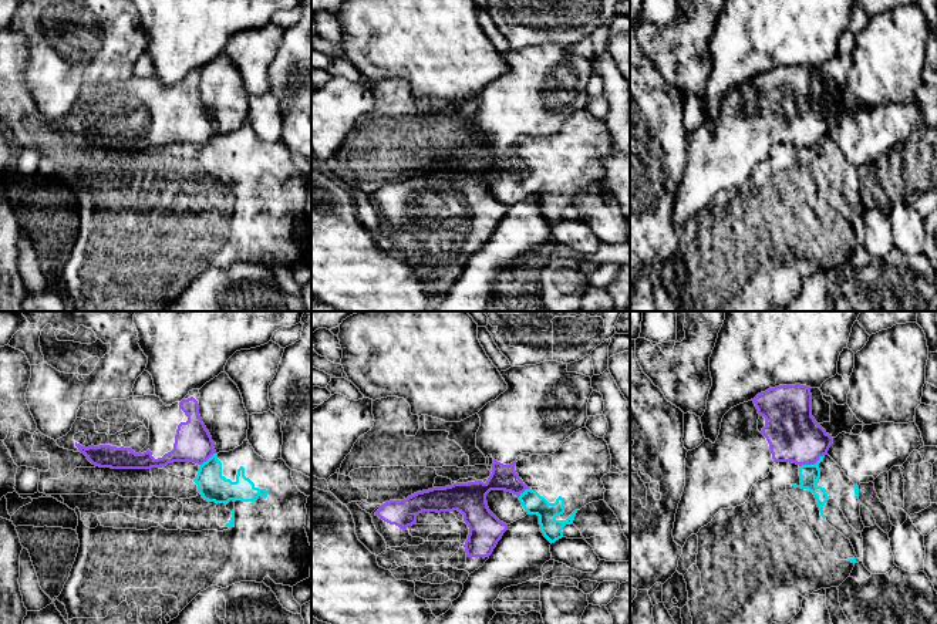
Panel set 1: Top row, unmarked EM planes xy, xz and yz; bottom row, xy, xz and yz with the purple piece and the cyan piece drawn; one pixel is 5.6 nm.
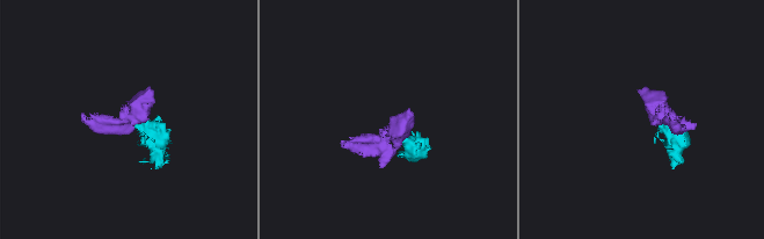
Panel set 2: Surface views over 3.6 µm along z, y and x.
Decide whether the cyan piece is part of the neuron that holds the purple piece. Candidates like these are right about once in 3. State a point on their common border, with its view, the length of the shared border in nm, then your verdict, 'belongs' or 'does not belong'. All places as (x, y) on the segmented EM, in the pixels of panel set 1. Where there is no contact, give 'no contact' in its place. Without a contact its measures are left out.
contact yz (811, 464); length 160 nm; does not belong

